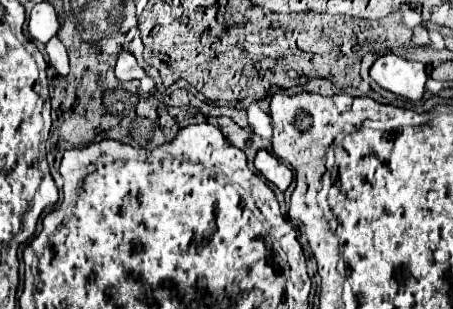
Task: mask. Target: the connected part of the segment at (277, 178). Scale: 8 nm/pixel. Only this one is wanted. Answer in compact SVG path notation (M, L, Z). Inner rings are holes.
M258 150L256 158L254 158L254 168L272 184L276 184L280 190L286 190L288 184L292 182L292 172L290 168L278 160L276 156L272 156L266 150Z

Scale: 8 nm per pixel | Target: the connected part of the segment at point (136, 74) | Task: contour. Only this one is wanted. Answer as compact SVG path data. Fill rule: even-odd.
M120 52L118 60L116 60L116 78L118 80L134 80L134 78L142 78L144 76L144 68L138 64L138 60L134 58L134 54L130 52Z

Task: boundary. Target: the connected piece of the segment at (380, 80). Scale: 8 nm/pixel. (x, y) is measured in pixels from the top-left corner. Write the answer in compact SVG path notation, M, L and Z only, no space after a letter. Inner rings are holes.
M390 52L372 64L370 78L384 90L390 90L402 98L420 100L426 84L426 66Z

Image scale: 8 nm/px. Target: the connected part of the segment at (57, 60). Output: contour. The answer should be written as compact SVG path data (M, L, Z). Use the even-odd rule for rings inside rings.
M54 36L50 38L50 42L46 42L46 52L50 56L50 64L58 70L58 74L66 76L70 68L68 68L68 54L66 54L64 44Z

